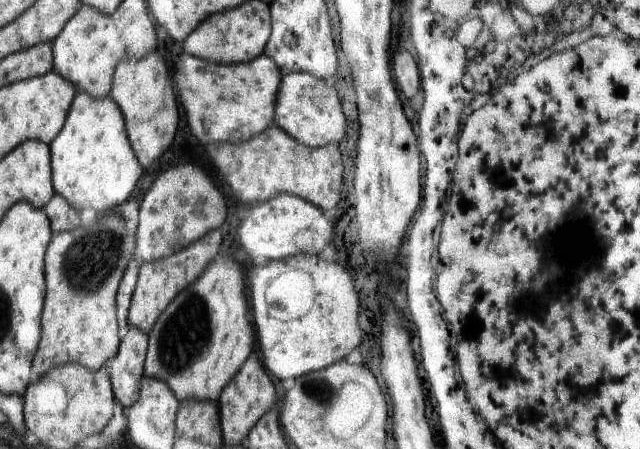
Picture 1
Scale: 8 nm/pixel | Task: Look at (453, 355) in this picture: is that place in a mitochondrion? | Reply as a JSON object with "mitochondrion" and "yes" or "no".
{"mitochondrion":"no"}

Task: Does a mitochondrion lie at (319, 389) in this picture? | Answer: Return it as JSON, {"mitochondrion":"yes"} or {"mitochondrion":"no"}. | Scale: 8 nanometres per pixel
{"mitochondrion":"yes"}

